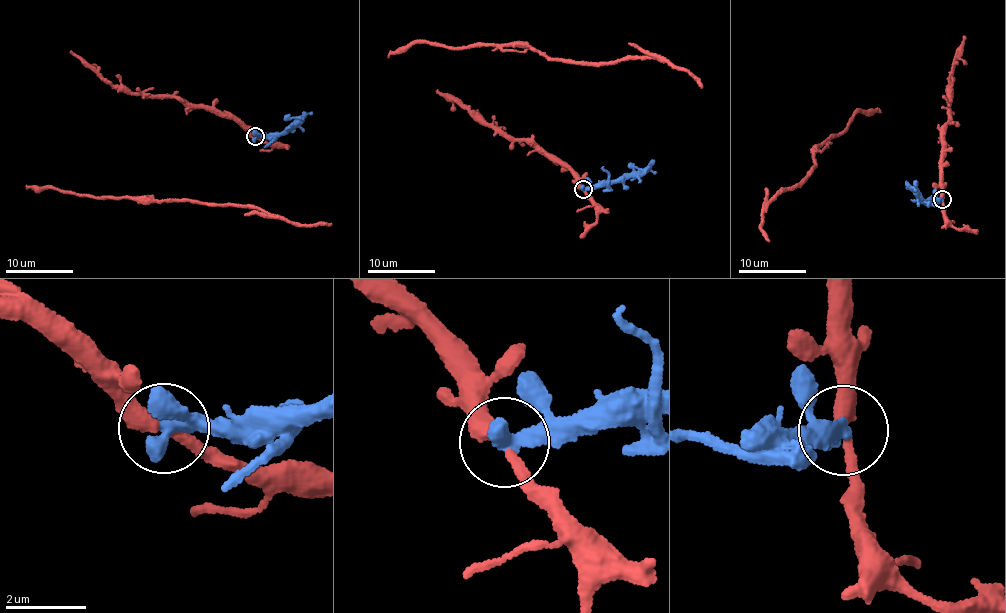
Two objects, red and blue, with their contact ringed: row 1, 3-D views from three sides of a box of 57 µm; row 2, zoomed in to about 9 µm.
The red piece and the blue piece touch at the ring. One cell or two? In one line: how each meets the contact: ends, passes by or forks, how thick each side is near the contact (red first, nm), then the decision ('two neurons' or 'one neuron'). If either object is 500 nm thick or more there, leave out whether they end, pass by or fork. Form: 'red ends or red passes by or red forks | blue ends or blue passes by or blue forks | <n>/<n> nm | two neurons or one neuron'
320/500 nm | two neurons

